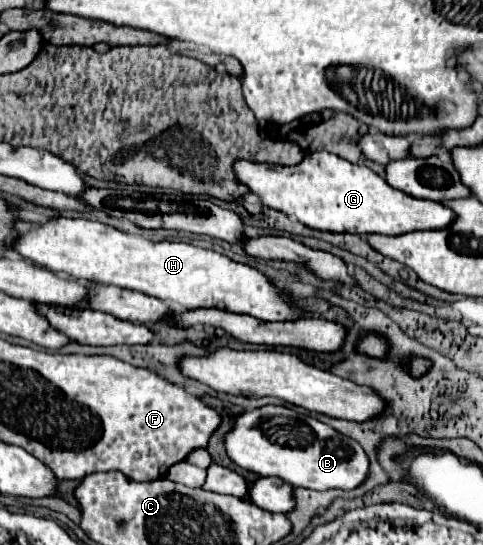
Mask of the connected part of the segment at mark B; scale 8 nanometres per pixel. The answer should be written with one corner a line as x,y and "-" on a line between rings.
269,404
241,414
233,432
225,436
225,448
241,468
259,476
275,476
301,488
353,490
369,478
369,458
353,438
339,434
307,412
287,406

